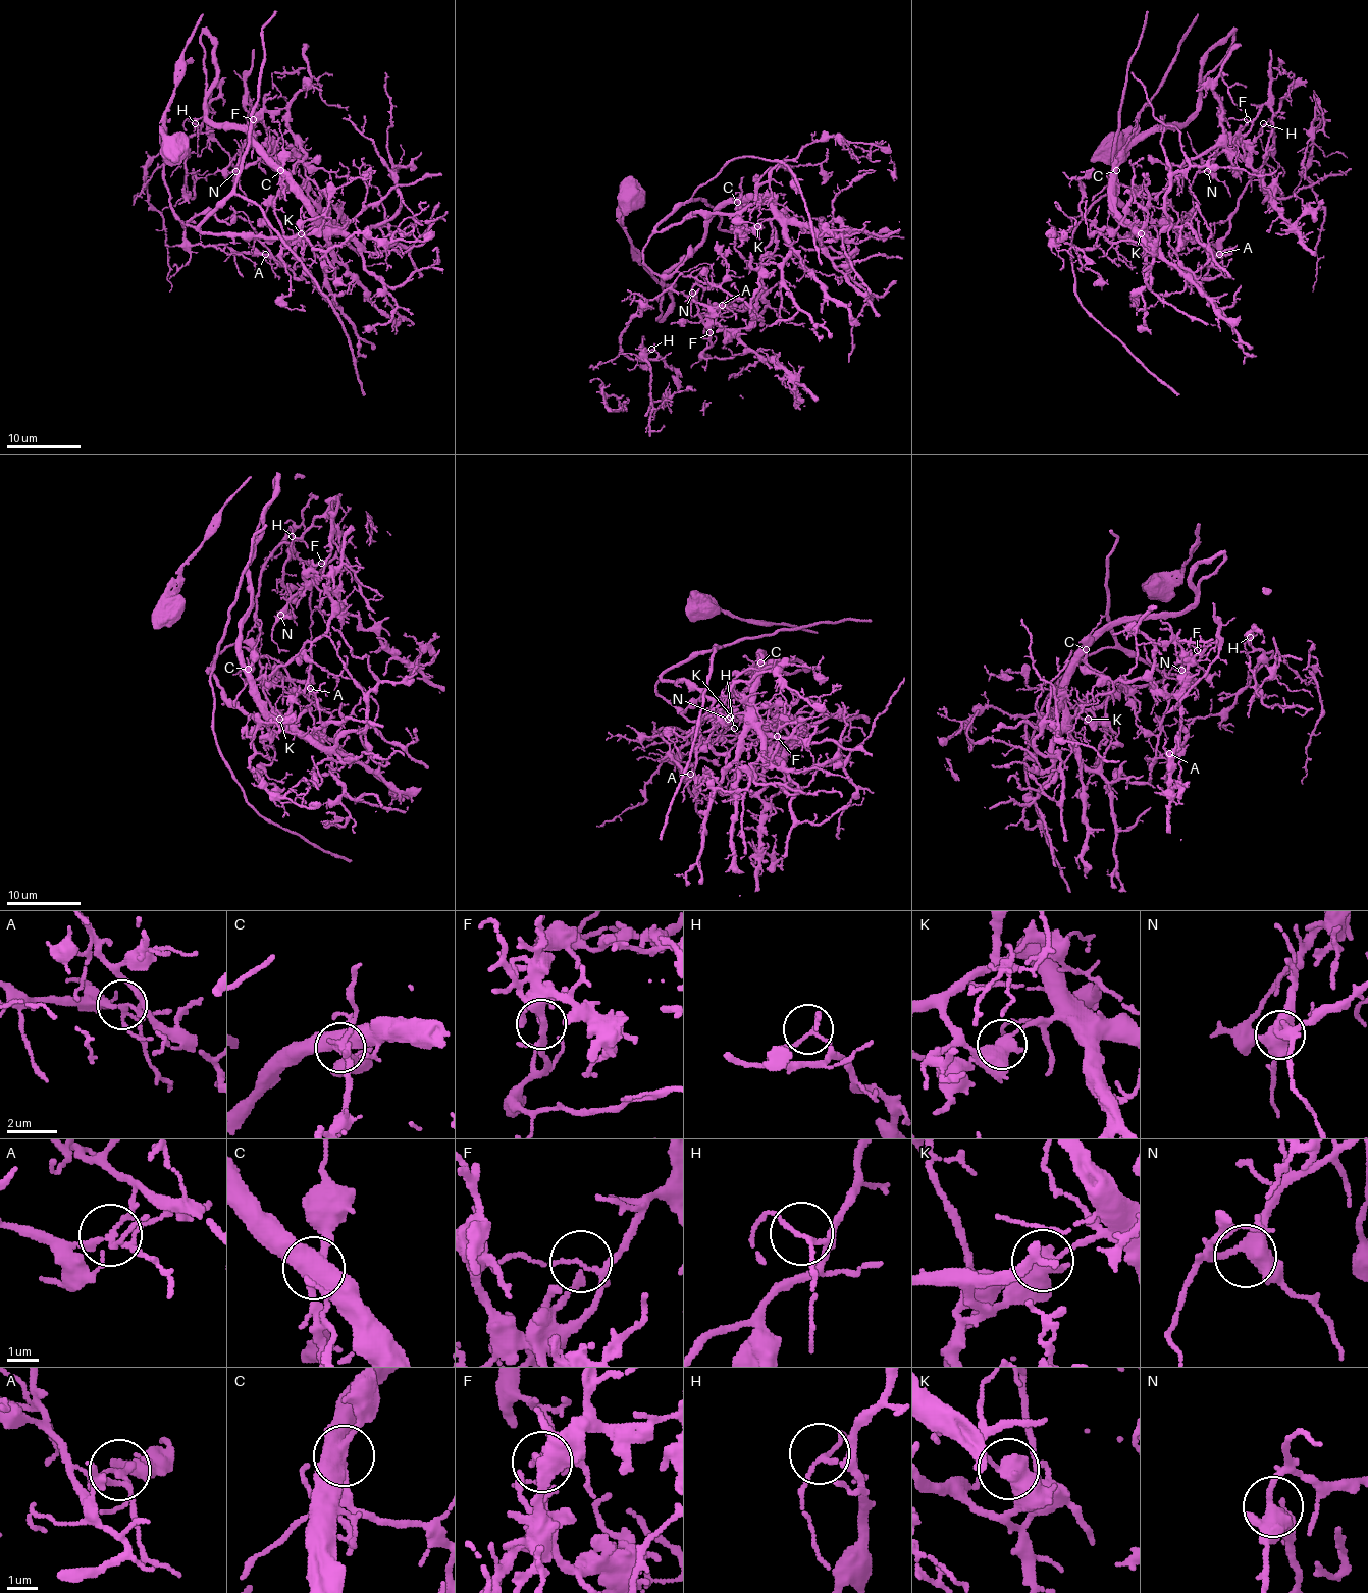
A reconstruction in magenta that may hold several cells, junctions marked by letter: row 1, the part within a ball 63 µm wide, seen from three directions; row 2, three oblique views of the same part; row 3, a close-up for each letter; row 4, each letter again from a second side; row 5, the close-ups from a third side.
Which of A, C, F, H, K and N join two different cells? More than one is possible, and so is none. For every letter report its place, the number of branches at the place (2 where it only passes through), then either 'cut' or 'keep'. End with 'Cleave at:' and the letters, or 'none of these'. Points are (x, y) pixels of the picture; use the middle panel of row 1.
A: at (722, 305); 4 branches meet; cut
C: at (737, 202); 4 branches meet; cut
F: at (709, 332); 4 branches meet; cut
H: at (651, 349); 3 branches meet; keep
K: at (757, 226); 2 branches meet; cut
N: at (692, 293); 3 branches meet; keep
Cleave at: A, C, F, K

